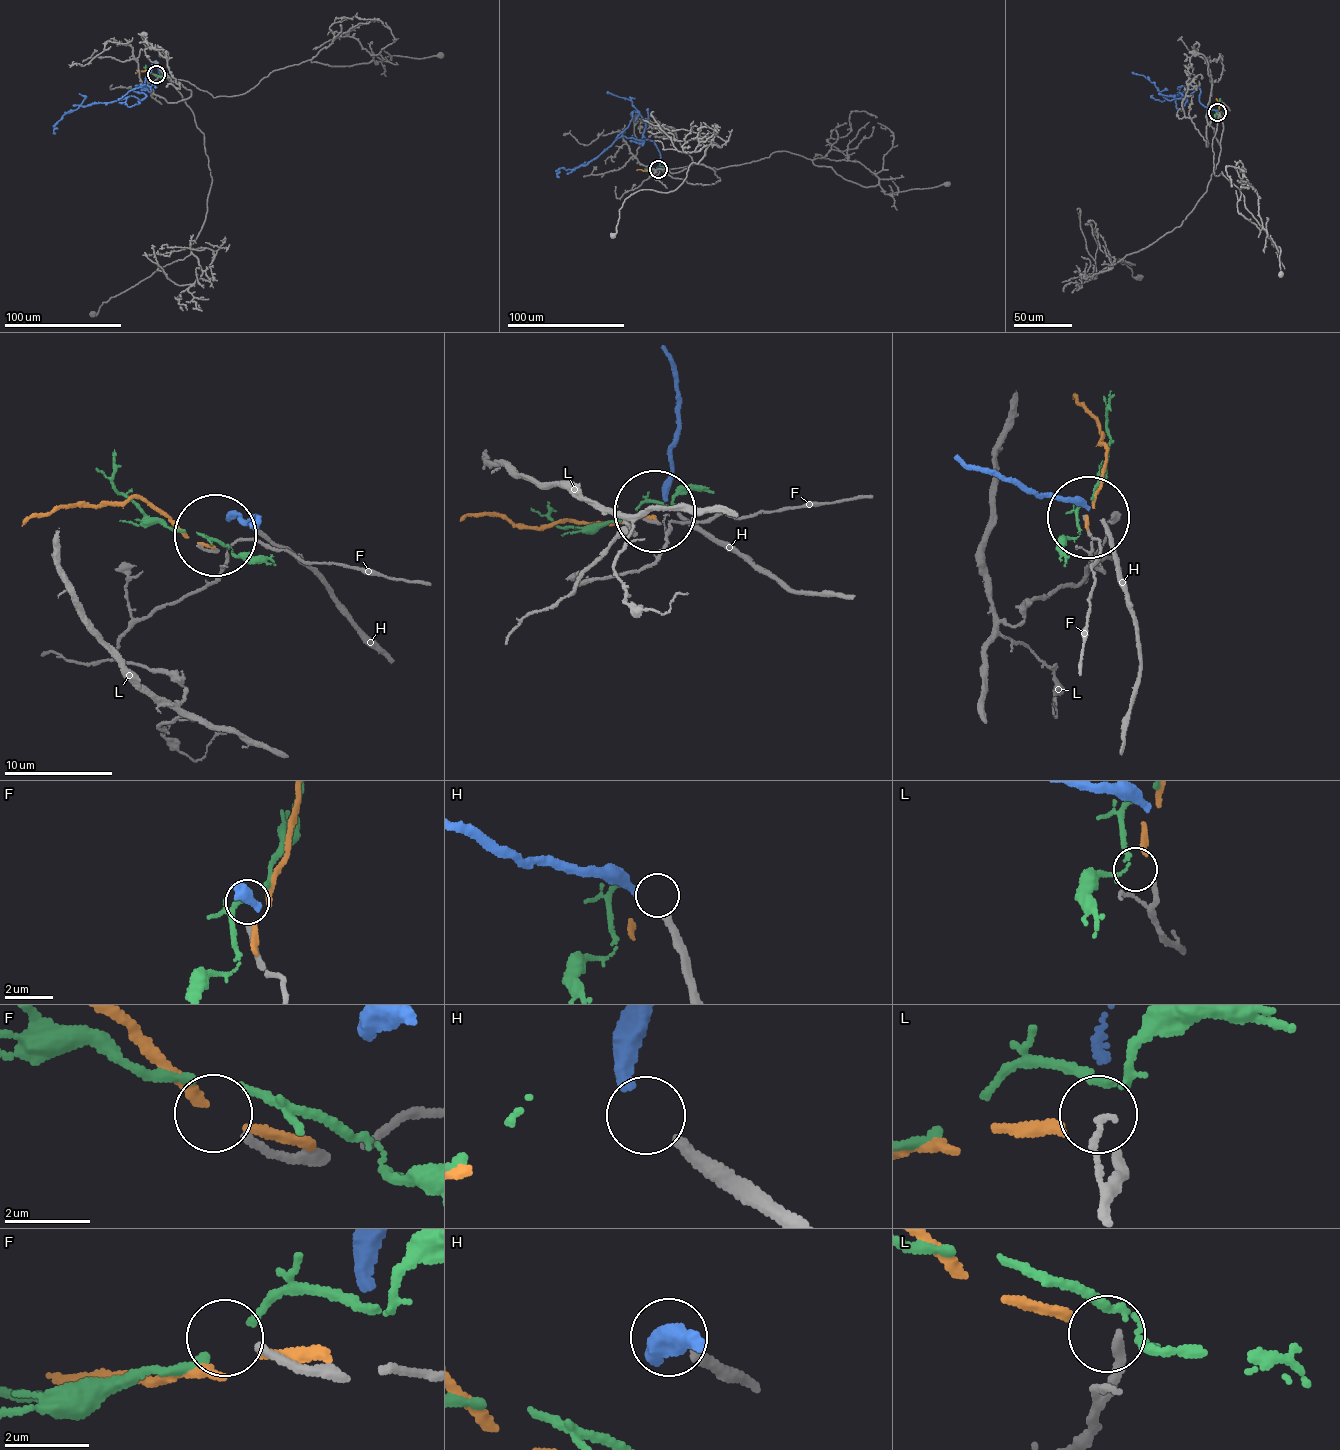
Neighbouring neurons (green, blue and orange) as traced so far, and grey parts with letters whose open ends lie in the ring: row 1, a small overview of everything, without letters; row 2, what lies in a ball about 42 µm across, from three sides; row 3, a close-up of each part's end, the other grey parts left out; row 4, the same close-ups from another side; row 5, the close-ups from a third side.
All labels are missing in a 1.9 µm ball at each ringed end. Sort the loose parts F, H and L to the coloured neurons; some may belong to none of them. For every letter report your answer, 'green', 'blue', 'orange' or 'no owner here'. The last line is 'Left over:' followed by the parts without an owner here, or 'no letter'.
F: no owner here
H: blue
L: green
Left over: F

